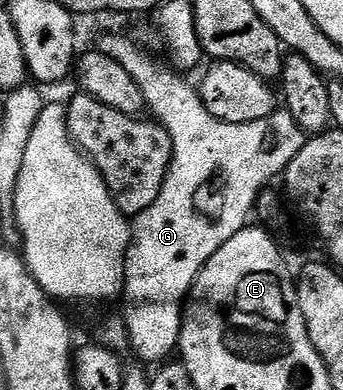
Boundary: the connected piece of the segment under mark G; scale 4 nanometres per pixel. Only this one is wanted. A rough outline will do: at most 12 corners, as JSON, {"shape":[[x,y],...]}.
{"shape":[[126,34],[97,49],[173,138],[132,220],[125,331],[178,350],[203,265],[250,222],[306,133],[278,109],[228,123]]}

